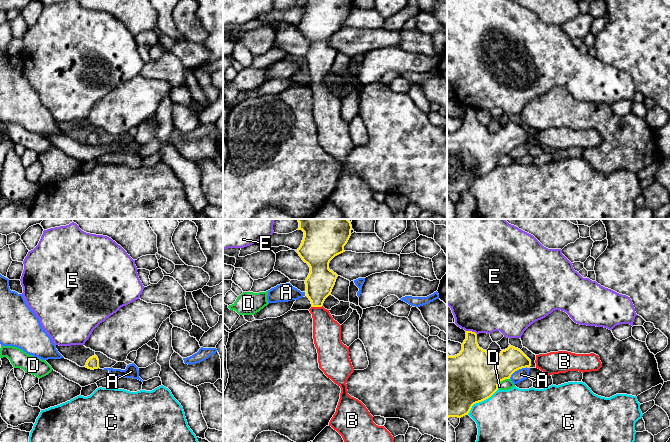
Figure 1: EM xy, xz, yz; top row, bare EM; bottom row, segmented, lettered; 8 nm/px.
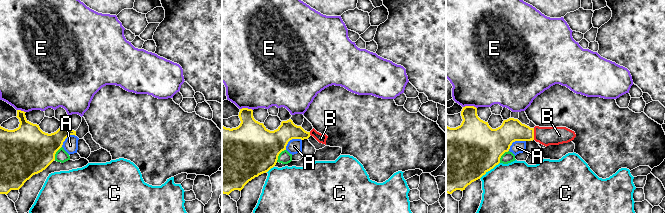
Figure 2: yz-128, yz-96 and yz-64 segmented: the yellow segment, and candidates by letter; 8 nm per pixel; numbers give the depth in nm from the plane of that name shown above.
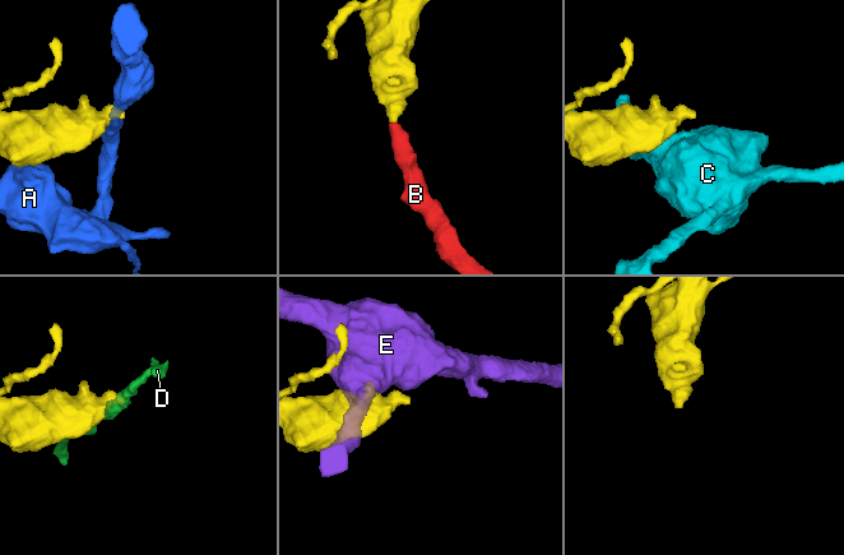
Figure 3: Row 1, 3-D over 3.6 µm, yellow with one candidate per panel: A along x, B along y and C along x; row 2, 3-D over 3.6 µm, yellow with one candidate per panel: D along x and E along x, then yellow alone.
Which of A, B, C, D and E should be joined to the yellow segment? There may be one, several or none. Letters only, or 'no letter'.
B

